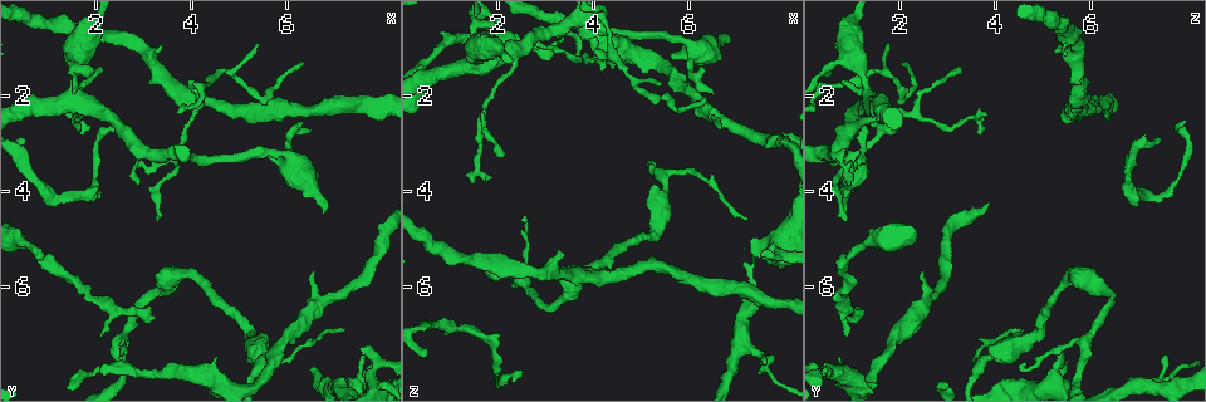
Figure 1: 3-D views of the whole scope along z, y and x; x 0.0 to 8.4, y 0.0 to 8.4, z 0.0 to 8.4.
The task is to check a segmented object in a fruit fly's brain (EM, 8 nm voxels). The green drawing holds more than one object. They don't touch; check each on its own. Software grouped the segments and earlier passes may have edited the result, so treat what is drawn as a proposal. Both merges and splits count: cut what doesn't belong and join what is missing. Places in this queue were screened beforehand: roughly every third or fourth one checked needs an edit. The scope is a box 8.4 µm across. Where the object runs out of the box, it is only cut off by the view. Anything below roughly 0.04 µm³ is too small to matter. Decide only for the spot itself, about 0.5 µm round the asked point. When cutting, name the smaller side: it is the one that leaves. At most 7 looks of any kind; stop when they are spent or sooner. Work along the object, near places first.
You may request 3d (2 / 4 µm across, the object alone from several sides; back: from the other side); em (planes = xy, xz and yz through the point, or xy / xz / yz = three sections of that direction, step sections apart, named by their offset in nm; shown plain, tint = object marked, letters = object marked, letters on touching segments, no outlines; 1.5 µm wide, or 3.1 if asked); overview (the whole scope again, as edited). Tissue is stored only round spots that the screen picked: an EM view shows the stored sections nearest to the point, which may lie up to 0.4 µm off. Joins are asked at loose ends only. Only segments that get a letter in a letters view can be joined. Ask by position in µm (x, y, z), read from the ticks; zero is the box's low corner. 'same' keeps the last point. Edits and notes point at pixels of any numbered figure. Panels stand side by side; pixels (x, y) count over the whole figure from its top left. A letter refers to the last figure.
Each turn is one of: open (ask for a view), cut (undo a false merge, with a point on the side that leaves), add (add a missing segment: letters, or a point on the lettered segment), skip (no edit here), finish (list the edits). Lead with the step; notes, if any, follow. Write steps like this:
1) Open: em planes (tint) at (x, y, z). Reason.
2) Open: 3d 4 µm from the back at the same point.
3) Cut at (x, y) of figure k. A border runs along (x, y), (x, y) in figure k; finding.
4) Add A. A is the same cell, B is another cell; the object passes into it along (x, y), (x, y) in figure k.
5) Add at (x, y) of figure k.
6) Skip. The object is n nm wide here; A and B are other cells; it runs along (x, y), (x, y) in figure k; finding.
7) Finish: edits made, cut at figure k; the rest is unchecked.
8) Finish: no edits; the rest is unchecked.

Open: 3d 2 µm at (6.80, 4.45, 0.80). Branch stops here.

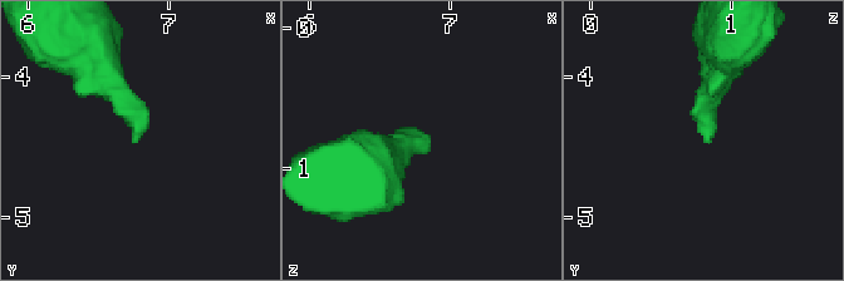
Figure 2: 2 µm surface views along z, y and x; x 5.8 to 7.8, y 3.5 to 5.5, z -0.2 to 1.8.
Open: em planes (tint) at (6.74, 4.44, 0.80). Shape alone is not enough.

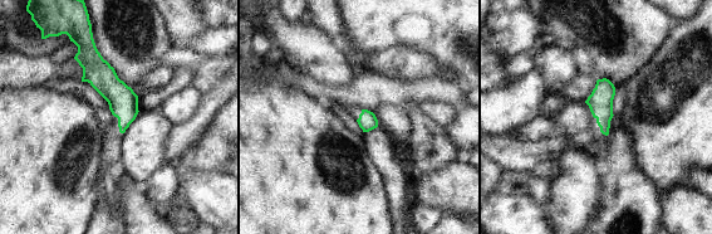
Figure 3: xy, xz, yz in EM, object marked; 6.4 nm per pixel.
Open: em planes (letters) at the same point.

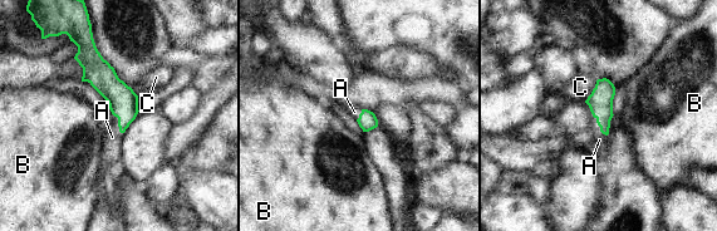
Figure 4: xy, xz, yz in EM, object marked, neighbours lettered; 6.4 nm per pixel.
Add A. A is the same cell, B and C are other cells; the object passes into it along (600, 101), (598, 124), (599, 139) in figure 4; the cell continues.

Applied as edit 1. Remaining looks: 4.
Open: overview. Redraw.

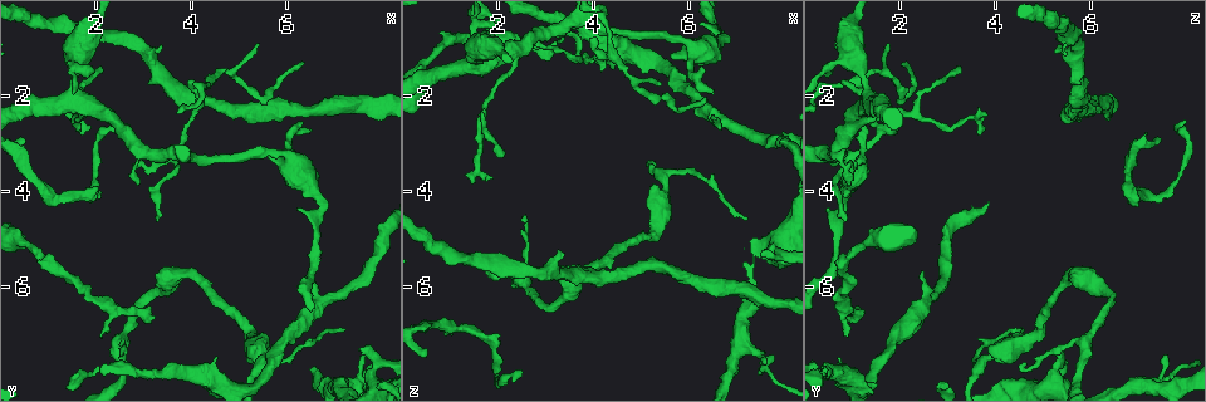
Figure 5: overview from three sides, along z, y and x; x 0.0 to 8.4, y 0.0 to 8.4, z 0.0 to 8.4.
Open: em xy step 8 (letters) at (3.25, 6.60, 0.90). Free end.

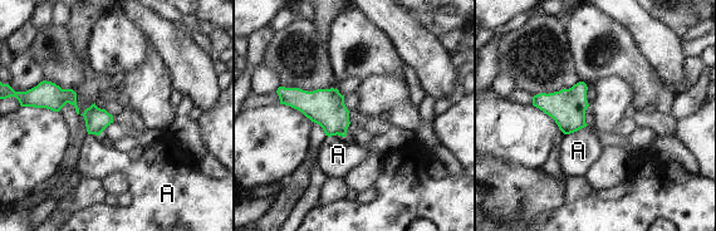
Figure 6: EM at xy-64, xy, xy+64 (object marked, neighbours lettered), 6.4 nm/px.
Open: em planes (letters) at the same point.

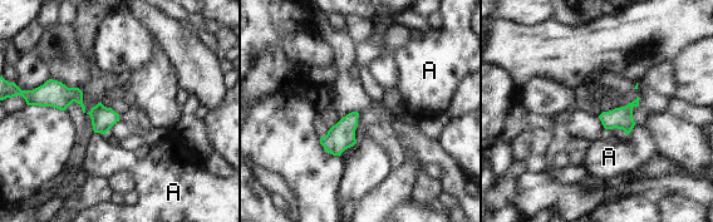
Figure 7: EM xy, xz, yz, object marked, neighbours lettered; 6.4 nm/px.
Skip. The object is 110 nm wide here; A is another cell; a border runs along (637, 123), (625, 134) in figure 7; none of them fits.

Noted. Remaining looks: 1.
Open: em planes (letters) at (7.60, 7.95, 7.60). Thick turns thin.

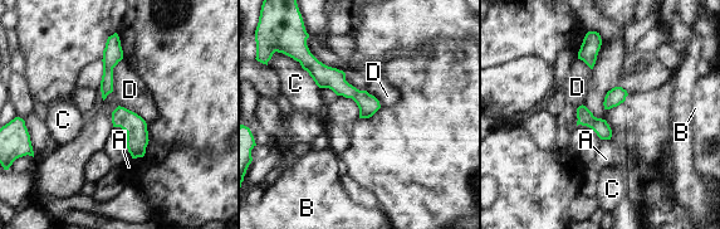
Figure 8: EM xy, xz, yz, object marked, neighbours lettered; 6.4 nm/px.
Skip. The object is 110 nm wide here; the longest contact is with C, 260 nm; A, B, C and D are other cells; one cell here.

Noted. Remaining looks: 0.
Finish: edits made, add at figure 4; the rest is unchecked.

